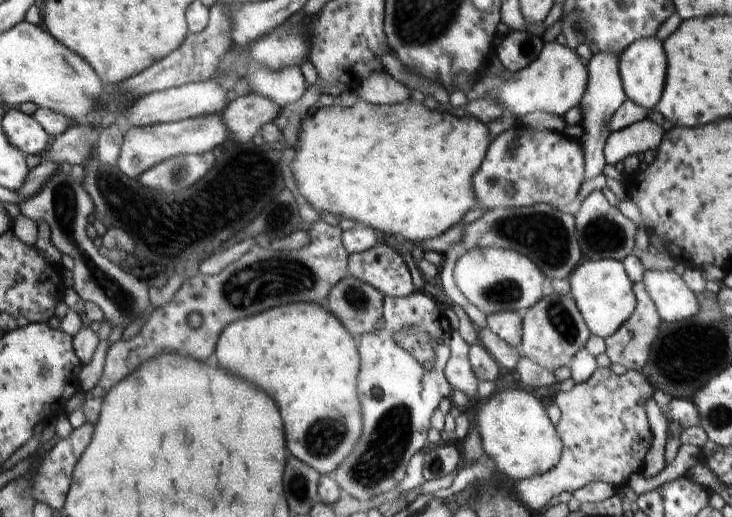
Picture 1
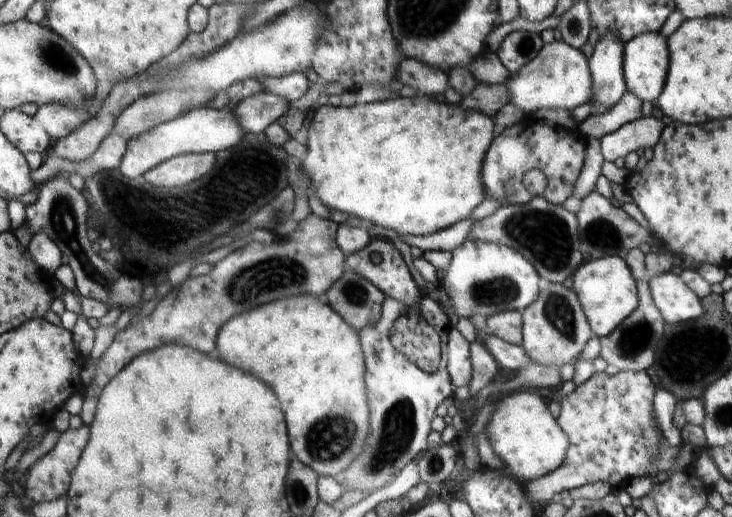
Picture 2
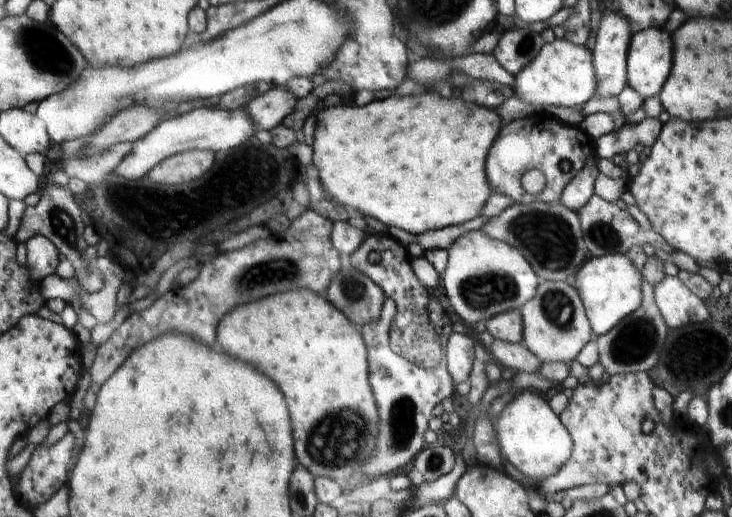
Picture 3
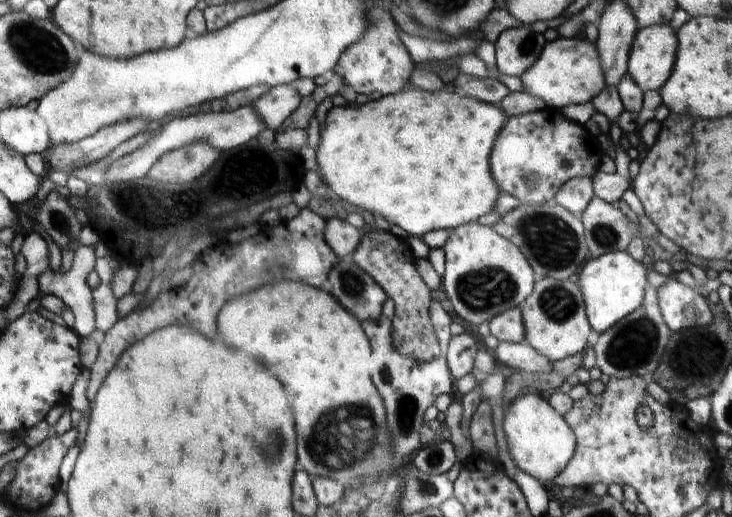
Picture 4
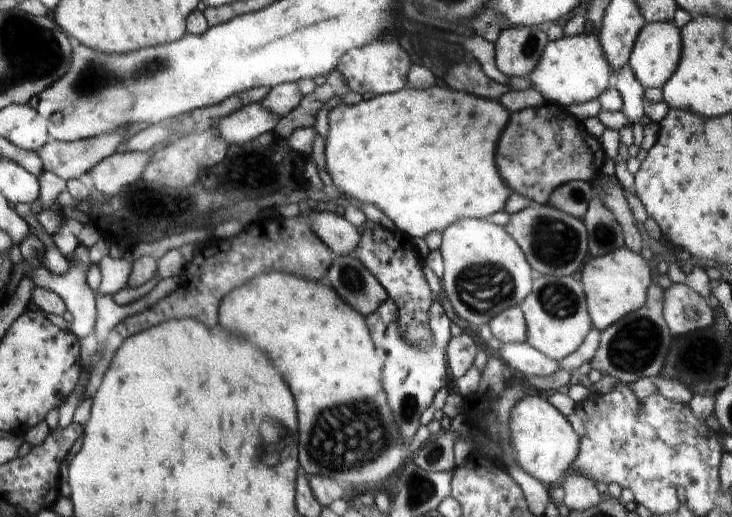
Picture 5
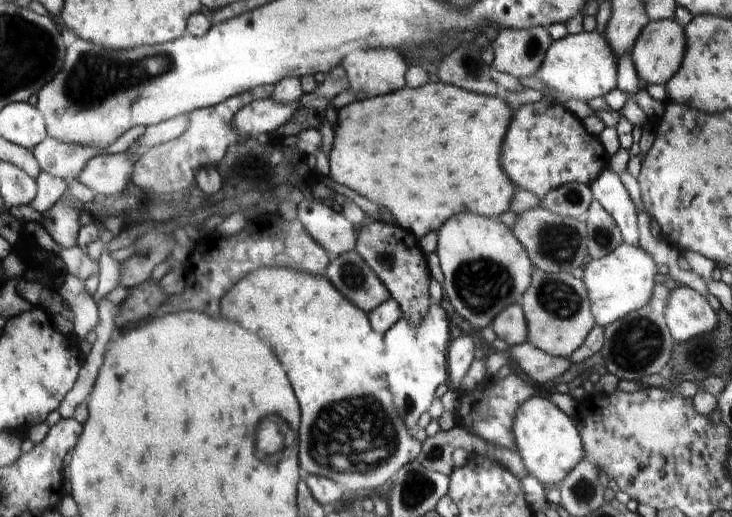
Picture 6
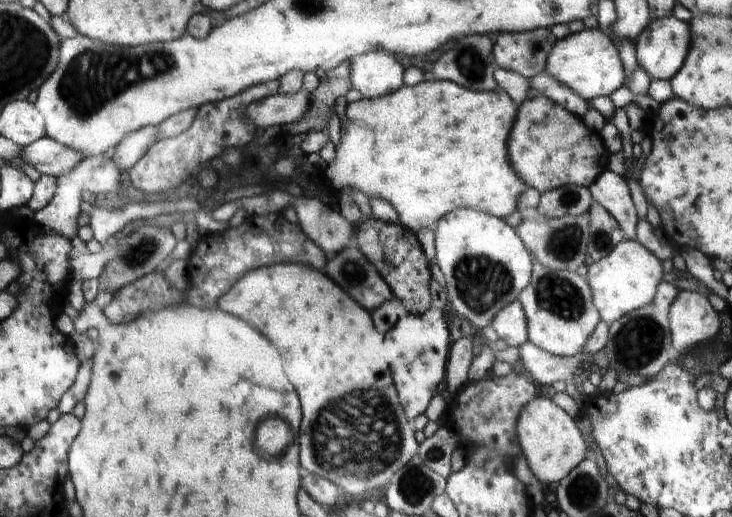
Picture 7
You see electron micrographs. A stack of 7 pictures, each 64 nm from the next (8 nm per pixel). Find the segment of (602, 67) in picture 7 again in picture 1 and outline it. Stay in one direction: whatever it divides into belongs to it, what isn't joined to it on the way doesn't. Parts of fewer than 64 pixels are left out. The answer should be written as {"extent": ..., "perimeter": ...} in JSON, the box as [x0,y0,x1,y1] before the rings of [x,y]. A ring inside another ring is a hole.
{"extent":[466,41,590,118],"perimeter":[[[545,41],[543,52],[536,61],[518,72],[500,69],[496,74],[478,77],[472,90],[466,96],[468,100],[479,99],[486,95],[495,98],[504,108],[504,112],[520,118],[540,112],[562,117],[571,108],[582,102],[590,80],[590,69],[582,63],[577,51],[568,45],[559,45],[557,41]]]}

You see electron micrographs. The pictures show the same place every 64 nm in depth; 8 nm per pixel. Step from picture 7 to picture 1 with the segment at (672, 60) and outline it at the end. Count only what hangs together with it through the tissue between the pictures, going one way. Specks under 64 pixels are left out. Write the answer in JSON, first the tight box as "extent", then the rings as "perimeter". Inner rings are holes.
{"extent":[619,39,667,112],"perimeter":[[[639,39],[625,48],[619,56],[619,69],[627,98],[640,105],[646,112],[659,104],[666,89],[667,55],[663,44],[656,39]]]}

